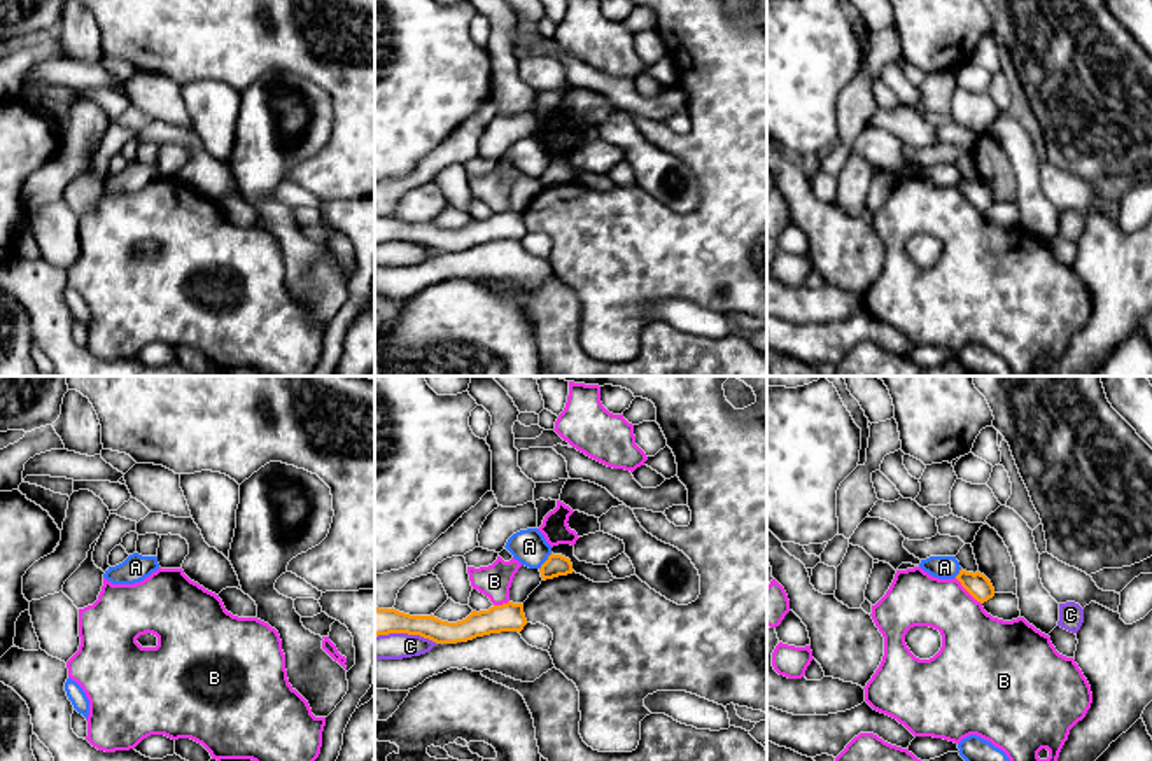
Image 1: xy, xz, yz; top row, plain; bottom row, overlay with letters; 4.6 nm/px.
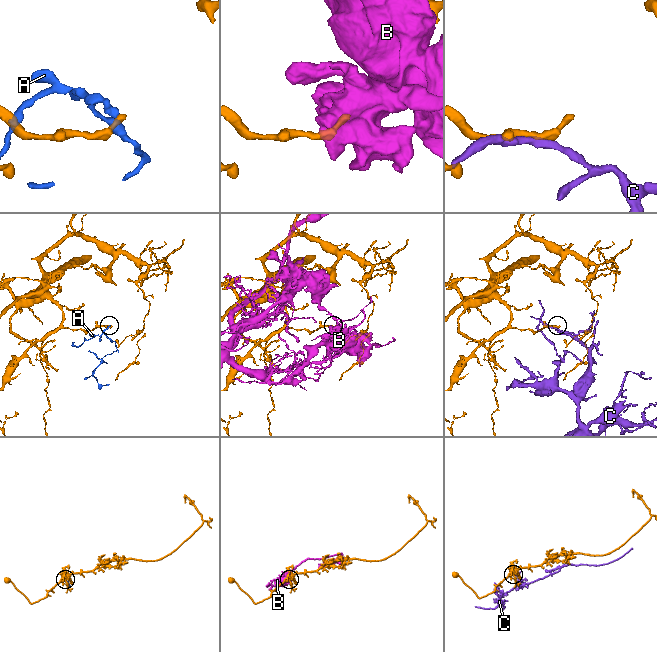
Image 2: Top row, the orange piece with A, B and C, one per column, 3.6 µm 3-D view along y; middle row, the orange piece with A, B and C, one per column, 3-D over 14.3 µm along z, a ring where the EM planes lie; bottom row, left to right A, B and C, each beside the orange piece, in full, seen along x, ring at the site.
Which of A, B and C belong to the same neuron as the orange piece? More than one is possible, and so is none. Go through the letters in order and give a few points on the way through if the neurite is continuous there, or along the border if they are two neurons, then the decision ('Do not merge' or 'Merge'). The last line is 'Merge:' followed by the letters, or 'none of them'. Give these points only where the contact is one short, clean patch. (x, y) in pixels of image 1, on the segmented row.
A: Boundary: xz (552, 553), (540, 569). Do not merge
B: Do not merge
C: Do not merge
Merge: none of them

